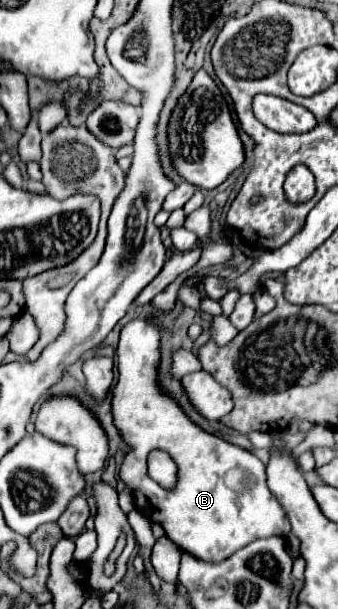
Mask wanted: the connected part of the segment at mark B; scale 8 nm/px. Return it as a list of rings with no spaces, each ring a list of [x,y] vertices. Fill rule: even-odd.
[[[132,320],[128,322],[120,332],[120,342],[116,348],[118,358],[118,384],[114,386],[114,398],[112,398],[112,414],[114,424],[120,428],[124,440],[132,446],[132,450],[126,454],[124,464],[120,468],[120,478],[132,488],[134,500],[140,512],[146,514],[152,522],[162,524],[166,530],[166,536],[174,542],[182,551],[190,553],[204,562],[222,562],[228,556],[232,556],[236,550],[244,548],[246,544],[254,542],[256,538],[268,538],[268,536],[288,536],[290,522],[284,512],[284,508],[278,504],[278,500],[272,496],[272,492],[266,486],[266,472],[264,464],[248,450],[238,448],[234,444],[228,444],[196,424],[192,424],[180,406],[176,406],[168,396],[158,394],[156,384],[156,366],[160,360],[160,332],[146,320]],[[150,420],[150,428],[142,428]],[[150,450],[166,450],[174,462],[178,464],[178,484],[172,492],[160,488],[154,480],[150,480],[146,474],[146,458]]]

